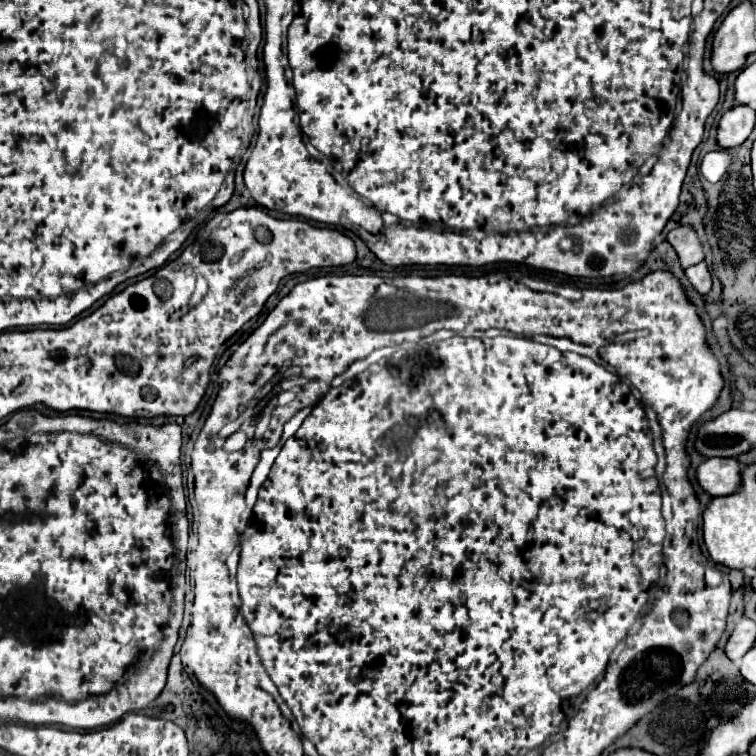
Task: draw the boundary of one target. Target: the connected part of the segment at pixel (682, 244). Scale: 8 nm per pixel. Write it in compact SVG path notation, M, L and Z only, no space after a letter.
M680 226L680 228L670 230L666 240L676 250L682 270L686 270L688 266L694 266L694 264L704 260L704 250L702 250L702 246L698 242L696 232L690 226Z

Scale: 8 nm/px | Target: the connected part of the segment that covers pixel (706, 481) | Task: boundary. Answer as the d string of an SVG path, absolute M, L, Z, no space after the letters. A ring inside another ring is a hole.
M708 458L696 468L696 480L706 494L726 496L738 490L740 470L734 458Z

